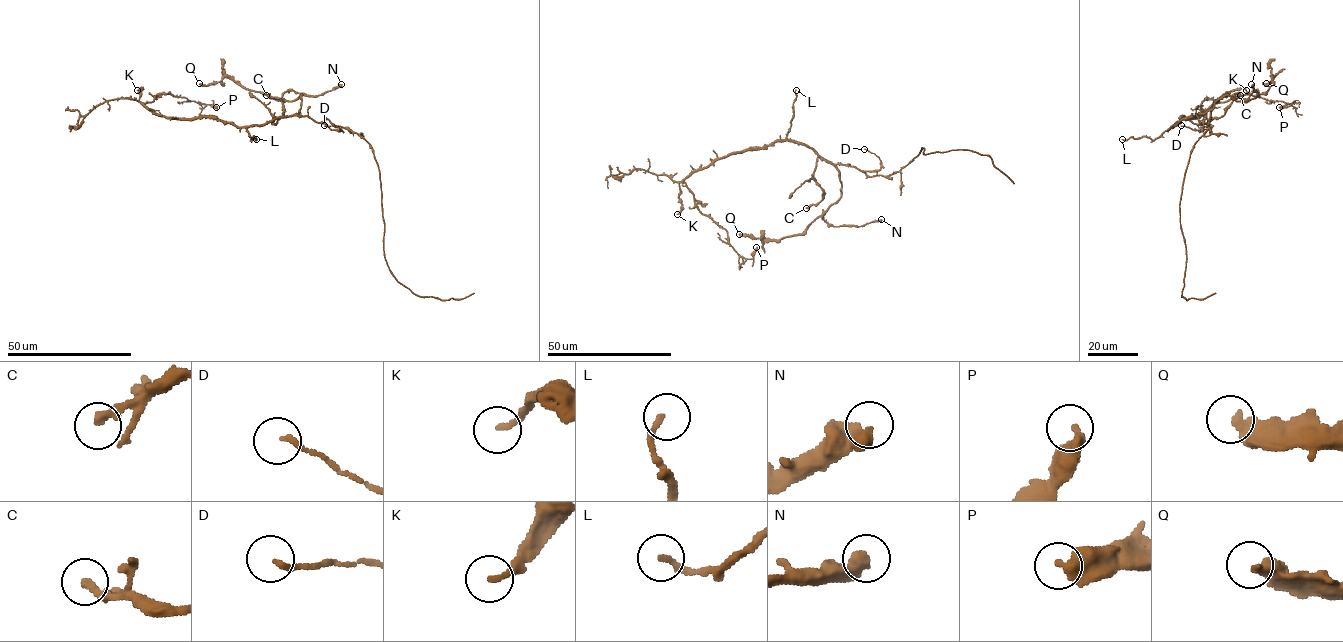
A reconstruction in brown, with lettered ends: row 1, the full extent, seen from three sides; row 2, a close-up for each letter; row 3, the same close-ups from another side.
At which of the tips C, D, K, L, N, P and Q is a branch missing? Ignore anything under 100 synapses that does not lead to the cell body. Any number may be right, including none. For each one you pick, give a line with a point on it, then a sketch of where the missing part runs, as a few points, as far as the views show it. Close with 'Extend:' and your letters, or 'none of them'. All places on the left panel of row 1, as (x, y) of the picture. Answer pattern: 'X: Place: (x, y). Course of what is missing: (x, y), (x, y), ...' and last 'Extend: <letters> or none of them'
Extend: none of them

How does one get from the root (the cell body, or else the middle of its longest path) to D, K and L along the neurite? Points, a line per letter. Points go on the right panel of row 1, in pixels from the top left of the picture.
D: (1198, 118), (1203, 123), (1201, 131), (1181, 125)
K: (1198, 118), (1187, 116), (1173, 127), (1181, 117), (1197, 118), (1224, 94), (1241, 88), (1246, 90)
L: (1198, 118), (1183, 118), (1153, 140), (1146, 136), (1122, 139)

